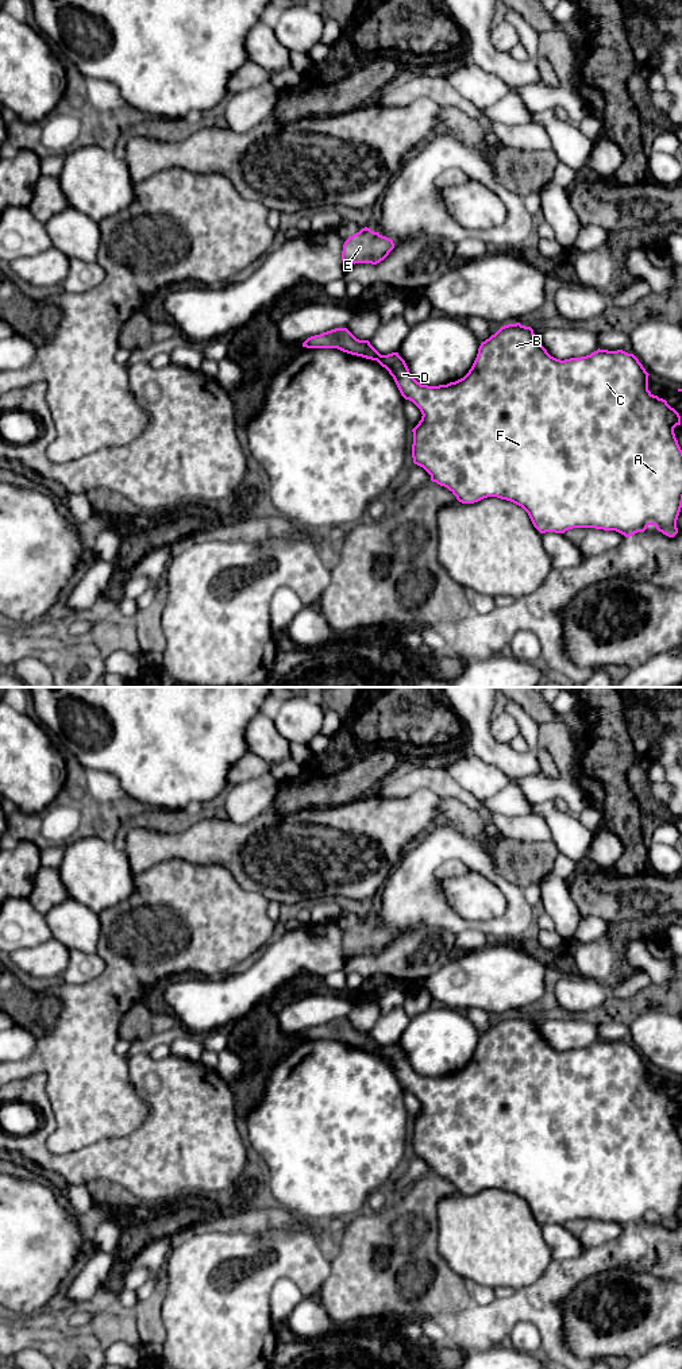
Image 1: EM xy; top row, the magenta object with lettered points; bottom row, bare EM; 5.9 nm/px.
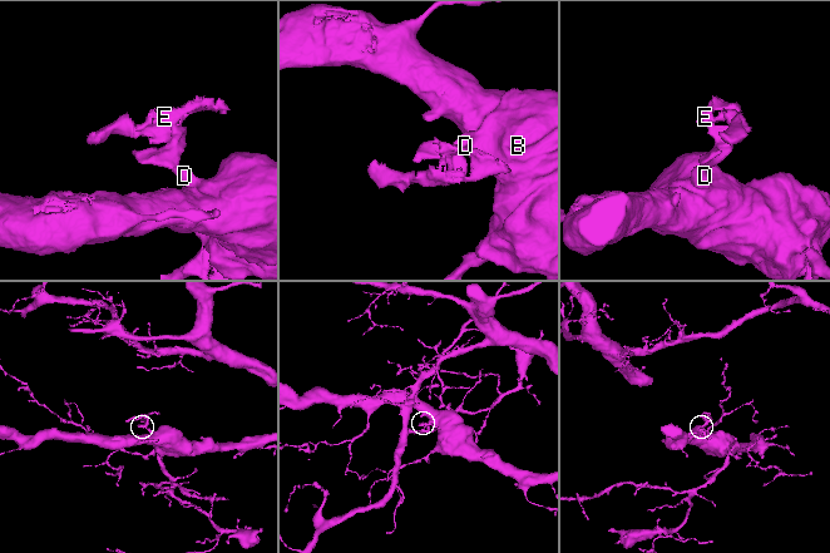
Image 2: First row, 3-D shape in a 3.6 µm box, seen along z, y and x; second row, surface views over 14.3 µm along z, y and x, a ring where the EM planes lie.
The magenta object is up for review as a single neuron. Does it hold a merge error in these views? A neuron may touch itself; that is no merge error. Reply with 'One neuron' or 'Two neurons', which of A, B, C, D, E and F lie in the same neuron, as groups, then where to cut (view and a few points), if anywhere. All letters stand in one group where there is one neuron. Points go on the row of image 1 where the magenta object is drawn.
Two neurons. Groups: A B C D F / E. Split along xy (382, 355), (376, 359)

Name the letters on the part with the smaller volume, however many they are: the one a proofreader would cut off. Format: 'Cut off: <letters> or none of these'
Cut off: E

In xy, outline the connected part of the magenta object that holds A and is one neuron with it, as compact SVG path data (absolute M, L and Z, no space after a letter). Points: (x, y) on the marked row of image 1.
M516 323L501 327L494 335L482 342L469 373L447 385L428 386L417 382L398 352L382 355L377 362L393 377L401 396L412 401L423 414L419 424L412 429L413 463L423 467L431 475L432 482L447 487L459 502L474 504L488 497L510 501L528 513L533 527L540 533L565 533L573 528L596 528L616 531L629 537L637 532L644 532L648 525L655 525L659 532L668 537L678 533L677 520L682 508L682 450L674 428L681 425L681 416L666 400L654 396L648 390L650 374L633 354L623 350L608 351L598 348L586 356L560 360L547 352L531 327Z

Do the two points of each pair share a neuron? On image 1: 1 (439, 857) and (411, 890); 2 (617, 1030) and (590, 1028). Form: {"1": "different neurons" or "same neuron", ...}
{"1": "same neuron", "2": "different neurons"}

